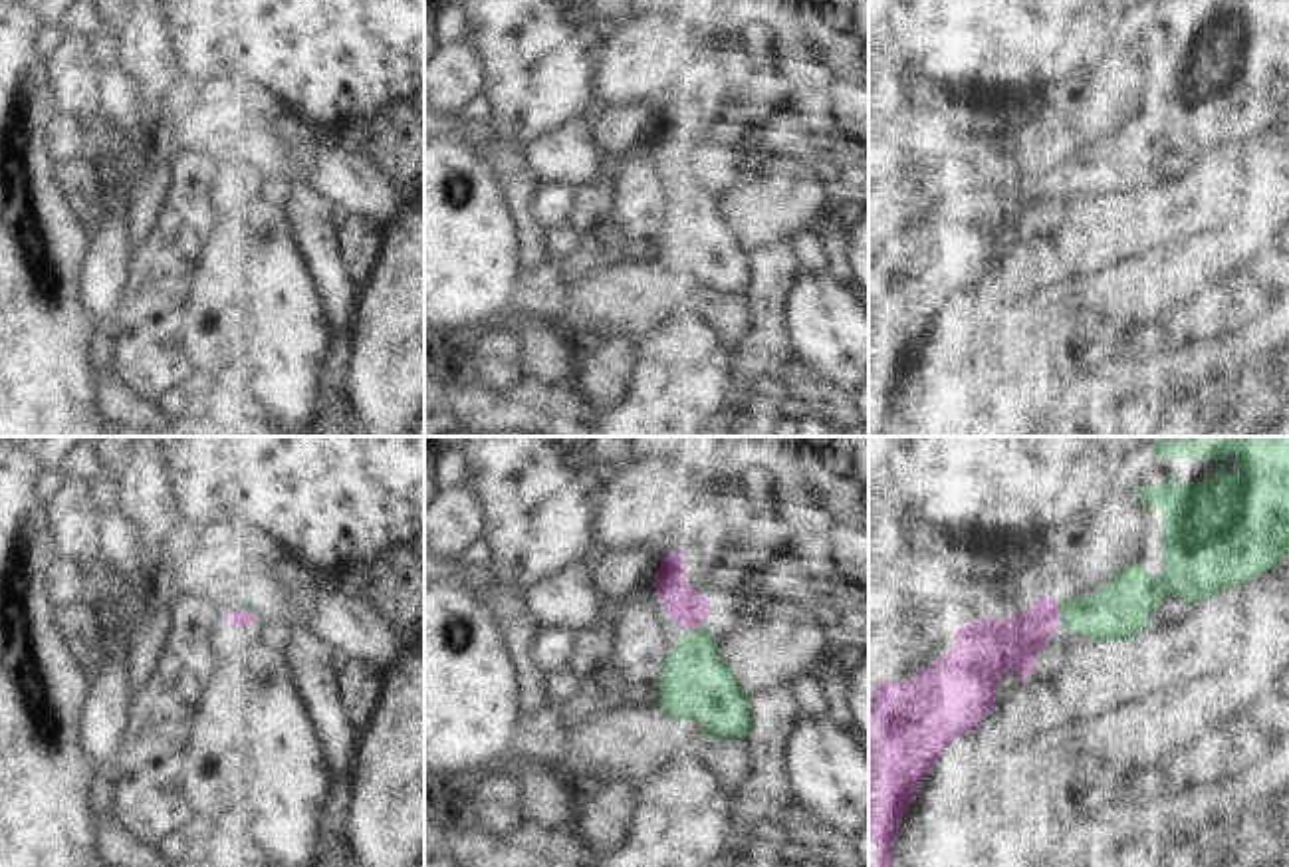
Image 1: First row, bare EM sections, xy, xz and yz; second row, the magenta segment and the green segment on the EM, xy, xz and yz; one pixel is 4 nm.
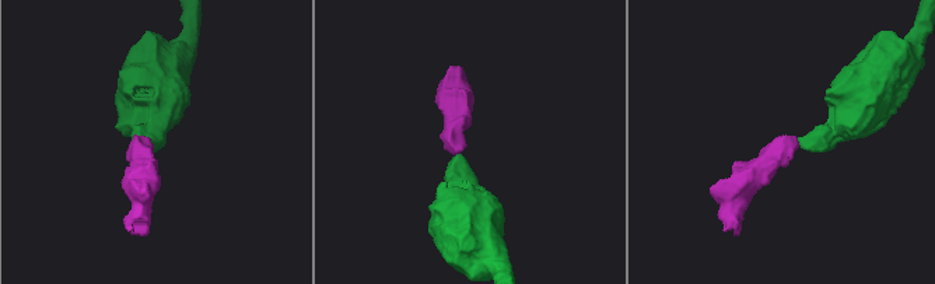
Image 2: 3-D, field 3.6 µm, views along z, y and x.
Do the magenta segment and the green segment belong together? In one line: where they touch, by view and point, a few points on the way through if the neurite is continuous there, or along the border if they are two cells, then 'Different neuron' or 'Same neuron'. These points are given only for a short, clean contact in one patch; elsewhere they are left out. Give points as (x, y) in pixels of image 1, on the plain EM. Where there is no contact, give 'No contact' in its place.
Touches magenta at yz (1059, 167). Path across: yz (1008, 199), (1048, 167), (1059, 167), (1121, 165). Same neuron.

